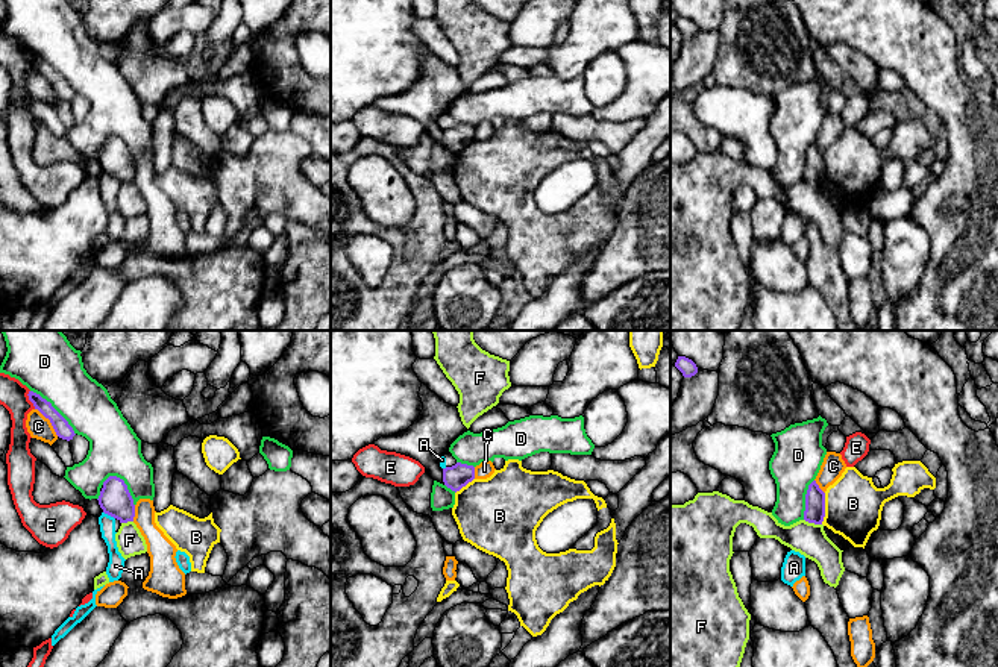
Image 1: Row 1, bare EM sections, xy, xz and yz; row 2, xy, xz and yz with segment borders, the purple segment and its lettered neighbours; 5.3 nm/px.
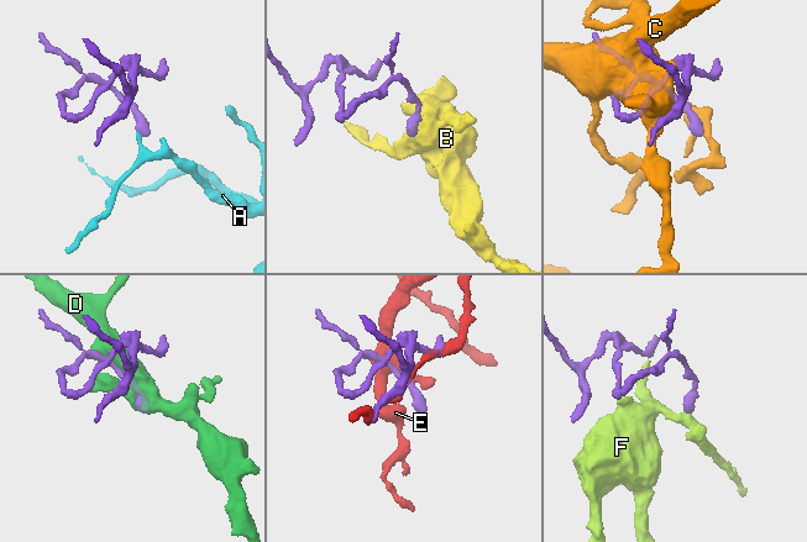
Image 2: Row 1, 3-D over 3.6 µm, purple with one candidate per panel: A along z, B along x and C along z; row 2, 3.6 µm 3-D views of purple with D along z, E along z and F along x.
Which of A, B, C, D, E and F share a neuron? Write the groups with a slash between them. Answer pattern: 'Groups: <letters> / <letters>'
Groups: A / B / C / D / E / F

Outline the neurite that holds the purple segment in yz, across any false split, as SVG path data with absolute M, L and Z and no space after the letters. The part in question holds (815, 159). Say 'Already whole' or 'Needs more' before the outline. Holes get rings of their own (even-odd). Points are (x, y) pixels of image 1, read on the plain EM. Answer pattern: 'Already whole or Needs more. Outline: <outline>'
Already whole. Outline: M816 141L808 146L805 155L804 180L814 185L822 185L825 177L825 153L819 149Z

